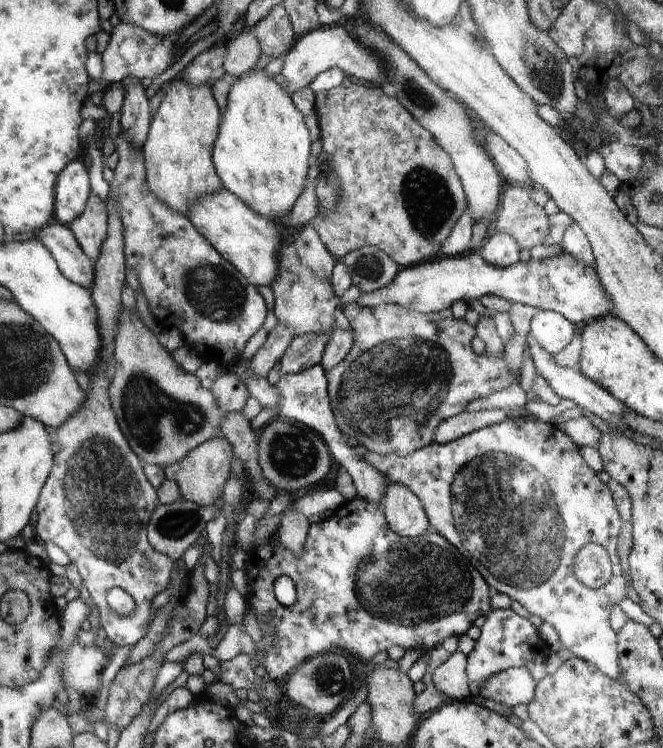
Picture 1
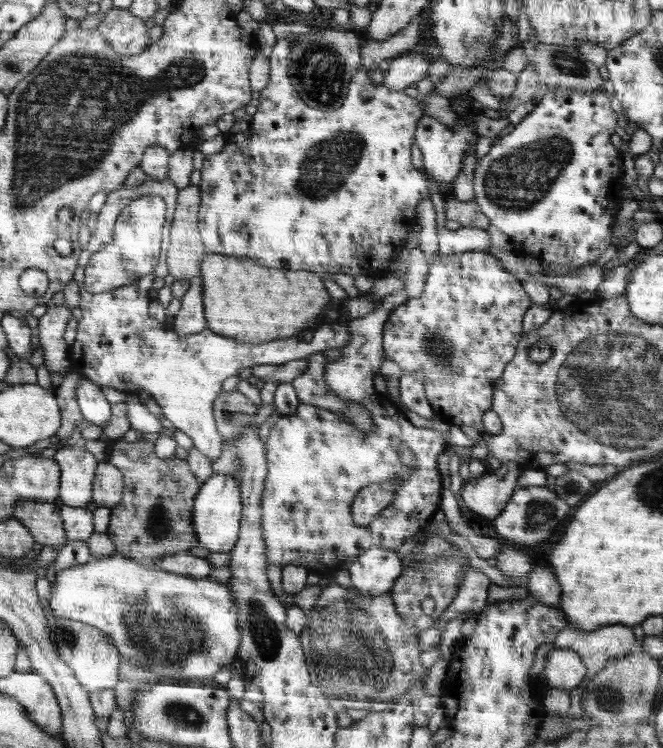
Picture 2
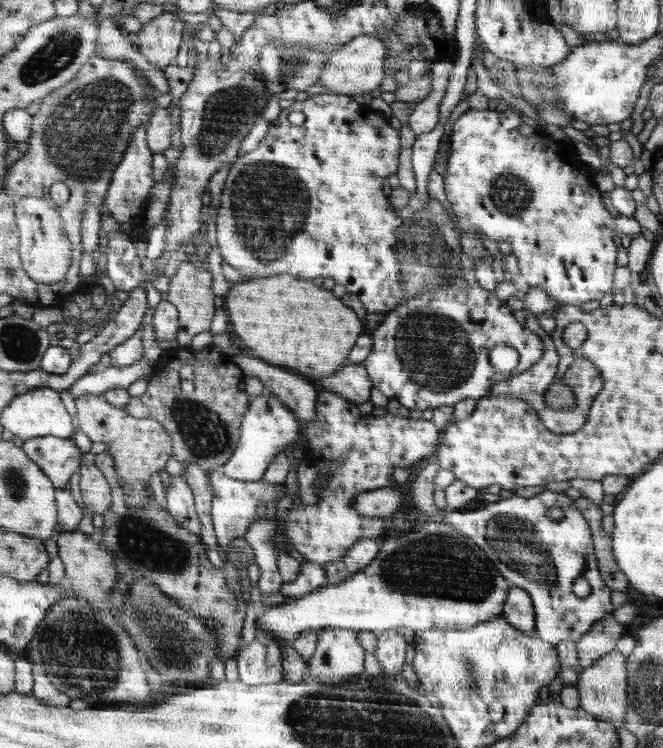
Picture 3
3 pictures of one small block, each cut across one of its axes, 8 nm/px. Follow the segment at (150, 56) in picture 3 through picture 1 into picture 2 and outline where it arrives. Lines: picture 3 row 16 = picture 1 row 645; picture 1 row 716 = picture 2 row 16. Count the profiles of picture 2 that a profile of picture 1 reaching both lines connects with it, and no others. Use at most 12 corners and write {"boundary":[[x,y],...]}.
{"boundary":[[128,9],[106,13],[97,30],[110,50],[134,56],[151,43]]}

